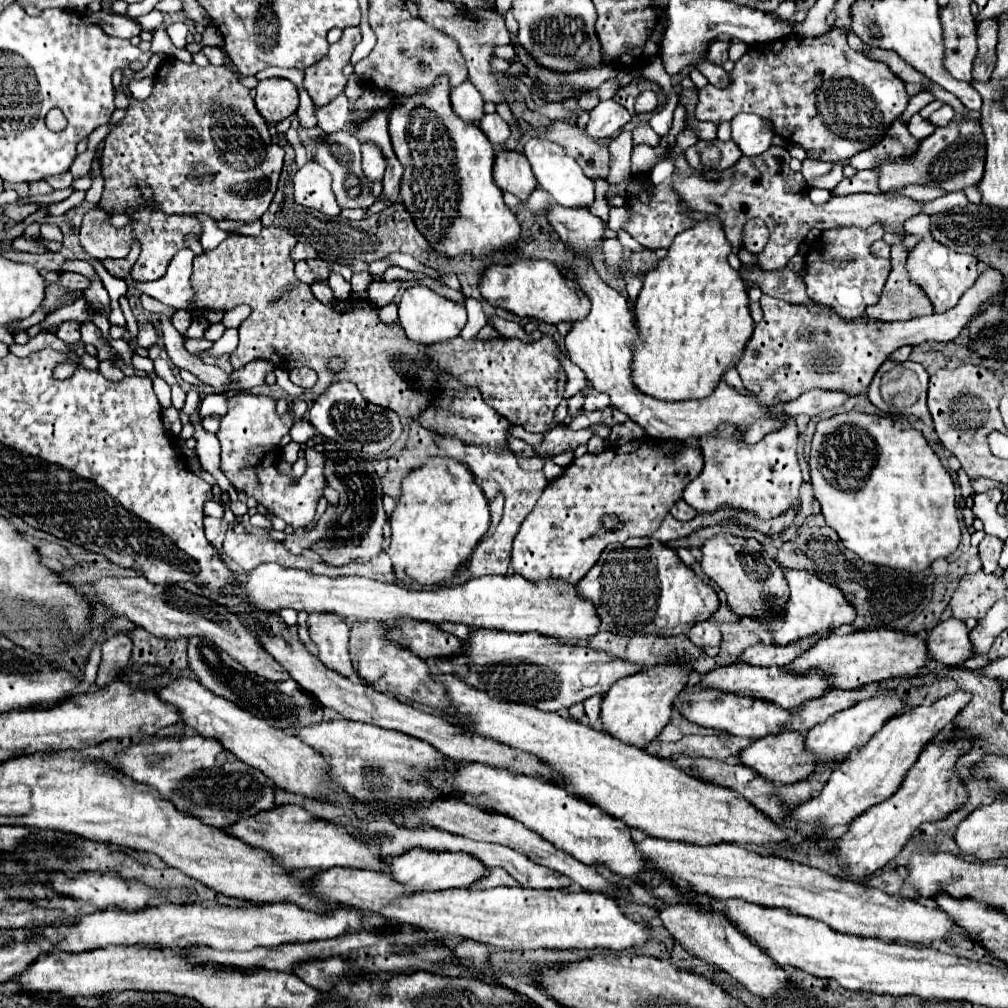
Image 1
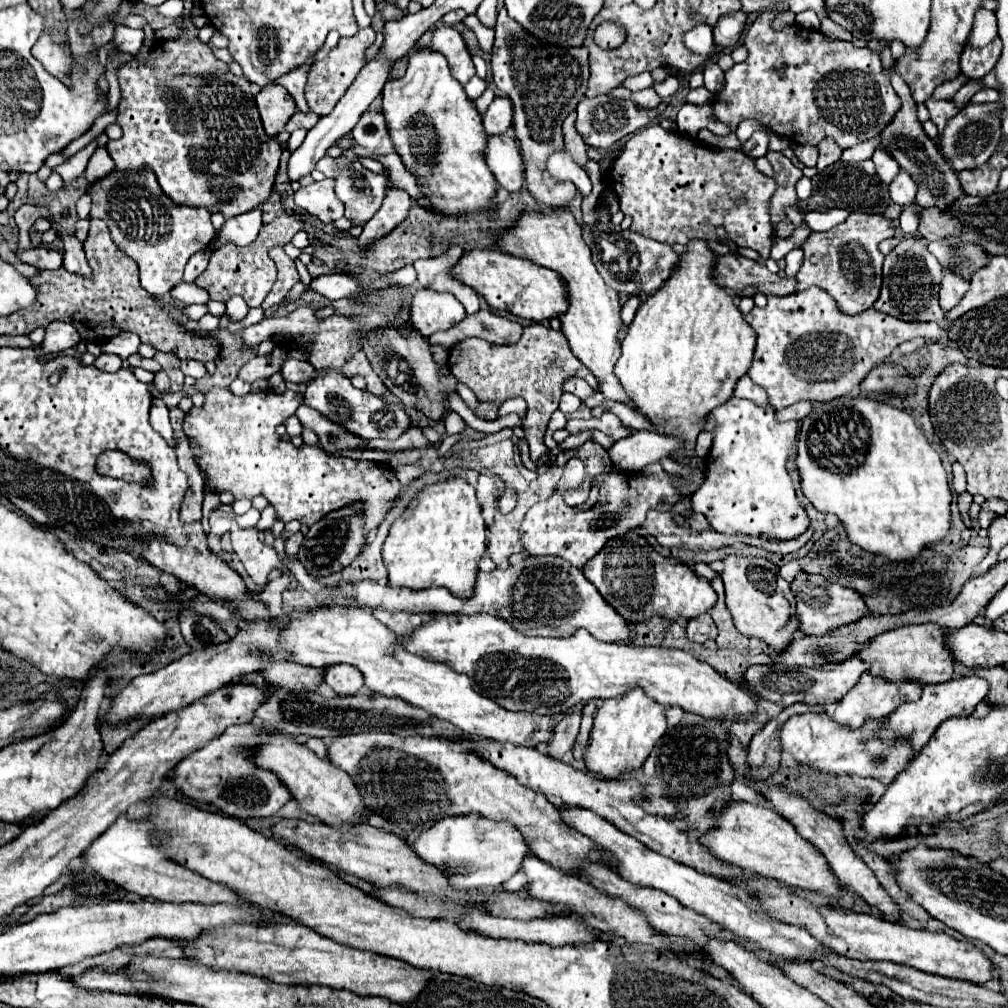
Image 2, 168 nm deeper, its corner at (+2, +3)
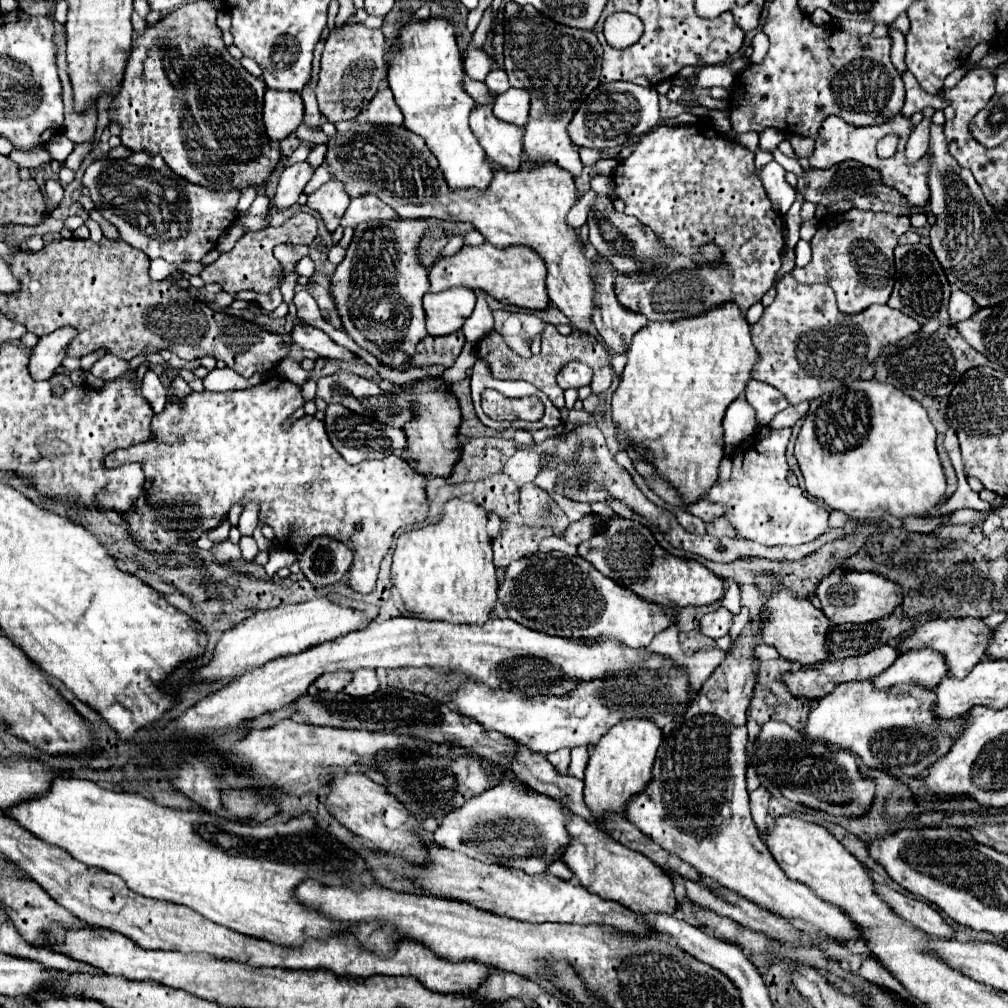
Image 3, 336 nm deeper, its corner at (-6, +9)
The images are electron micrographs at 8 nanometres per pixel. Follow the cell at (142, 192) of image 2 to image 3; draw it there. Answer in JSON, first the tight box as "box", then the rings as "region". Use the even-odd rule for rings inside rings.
{"box":[82,152,240,264],"region":[[[134,152],[128,158],[120,158],[120,160],[112,160],[112,158],[96,160],[86,168],[82,182],[90,190],[90,198],[94,206],[100,210],[100,214],[106,220],[110,220],[118,228],[124,242],[128,242],[132,248],[142,250],[150,258],[164,258],[166,262],[172,264],[202,260],[206,252],[216,248],[218,238],[226,232],[228,224],[232,224],[238,216],[236,204],[240,198],[240,190],[218,192],[218,190],[192,184],[182,176],[174,174],[166,166],[162,156],[152,156],[146,152]]]}

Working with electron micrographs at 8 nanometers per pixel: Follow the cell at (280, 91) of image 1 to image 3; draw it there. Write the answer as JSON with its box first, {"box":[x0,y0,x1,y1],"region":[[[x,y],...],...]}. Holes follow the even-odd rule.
{"box":[264,90,304,142],"region":[[[266,90],[264,96],[264,126],[272,142],[280,142],[290,136],[304,116],[304,104],[298,92]]]}

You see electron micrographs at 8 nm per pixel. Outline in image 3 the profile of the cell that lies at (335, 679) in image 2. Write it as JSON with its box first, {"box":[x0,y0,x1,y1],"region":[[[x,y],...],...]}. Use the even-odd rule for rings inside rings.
{"box":[344,668,378,698],"region":[[[362,668],[362,670],[356,670],[354,672],[354,678],[352,682],[344,688],[346,694],[354,696],[354,698],[364,698],[364,696],[370,696],[378,690],[378,678],[376,678],[376,672],[370,670],[370,668]]]}

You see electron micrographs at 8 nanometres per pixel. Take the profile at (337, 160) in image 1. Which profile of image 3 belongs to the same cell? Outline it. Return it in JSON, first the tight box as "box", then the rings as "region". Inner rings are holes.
{"box":[342,196,398,228],"region":[[[360,196],[350,202],[346,214],[342,216],[342,226],[356,228],[360,222],[366,220],[390,220],[390,218],[396,220],[398,214],[377,196]]]}

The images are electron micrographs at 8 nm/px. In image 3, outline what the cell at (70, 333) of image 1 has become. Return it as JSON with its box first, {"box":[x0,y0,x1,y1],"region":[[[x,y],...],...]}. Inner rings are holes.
{"box":[28,328,76,382],"region":[[[60,328],[48,336],[42,336],[30,354],[28,362],[30,376],[38,382],[52,378],[60,368],[66,356],[66,348],[74,336],[76,336],[74,328]]]}

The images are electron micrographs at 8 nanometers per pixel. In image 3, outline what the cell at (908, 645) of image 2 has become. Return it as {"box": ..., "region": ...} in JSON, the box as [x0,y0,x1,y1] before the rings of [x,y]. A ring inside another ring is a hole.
{"box":[898,618,992,678],"region":[[[932,618],[924,626],[920,626],[910,638],[906,638],[898,650],[906,652],[910,648],[932,648],[944,654],[950,674],[956,678],[966,678],[972,668],[986,656],[988,642],[992,638],[992,628],[982,620],[976,618],[976,632],[974,632],[974,618]]]}

